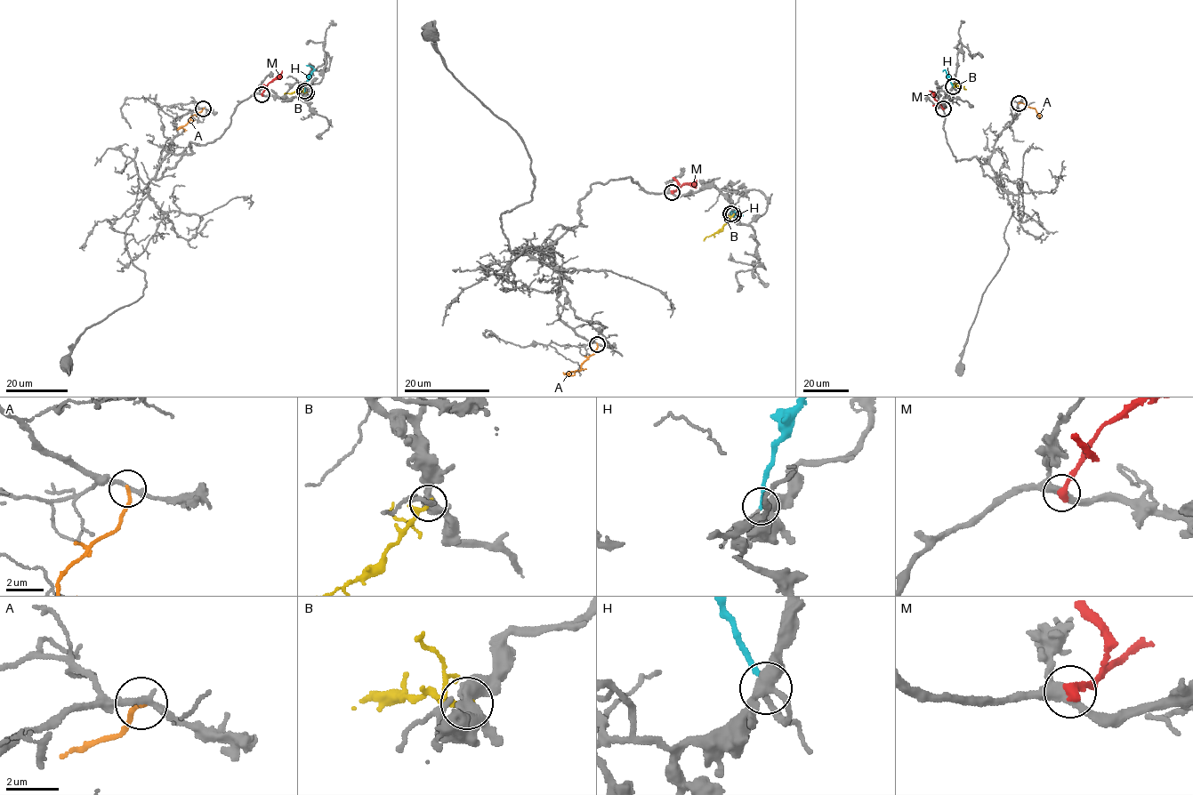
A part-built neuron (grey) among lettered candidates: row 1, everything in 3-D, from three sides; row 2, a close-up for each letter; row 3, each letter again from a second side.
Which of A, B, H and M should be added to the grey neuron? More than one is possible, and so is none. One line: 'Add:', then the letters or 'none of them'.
Add: H

